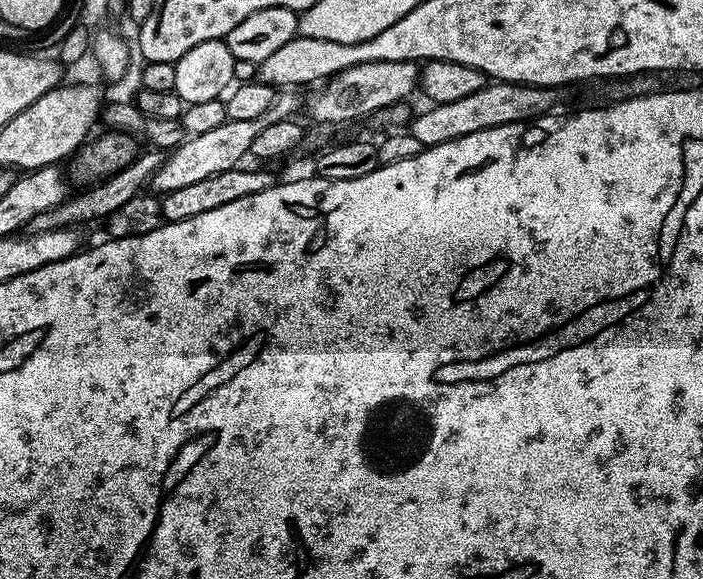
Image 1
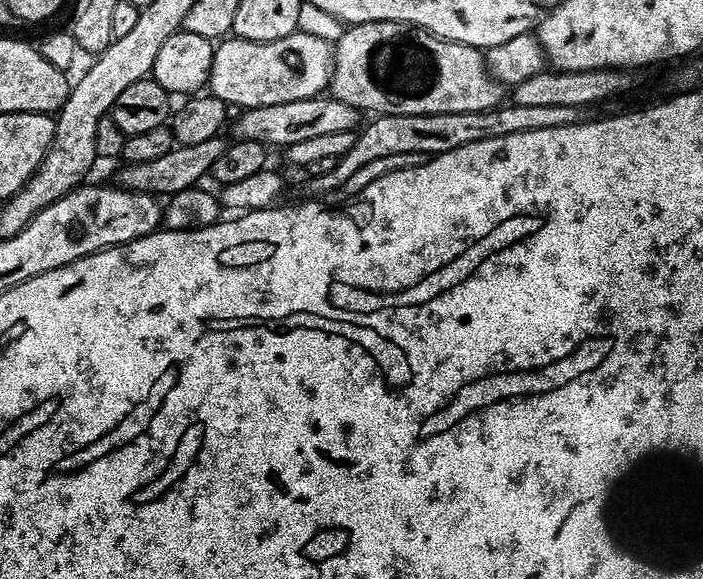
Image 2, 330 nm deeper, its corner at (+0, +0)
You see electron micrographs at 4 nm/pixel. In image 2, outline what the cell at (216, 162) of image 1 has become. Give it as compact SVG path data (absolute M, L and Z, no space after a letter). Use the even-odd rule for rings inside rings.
M362 22L343 29L340 41L334 44L334 67L330 95L359 108L365 113L379 114L454 114L485 112L501 107L506 88L488 72L485 53L457 40L447 40L402 22Z

